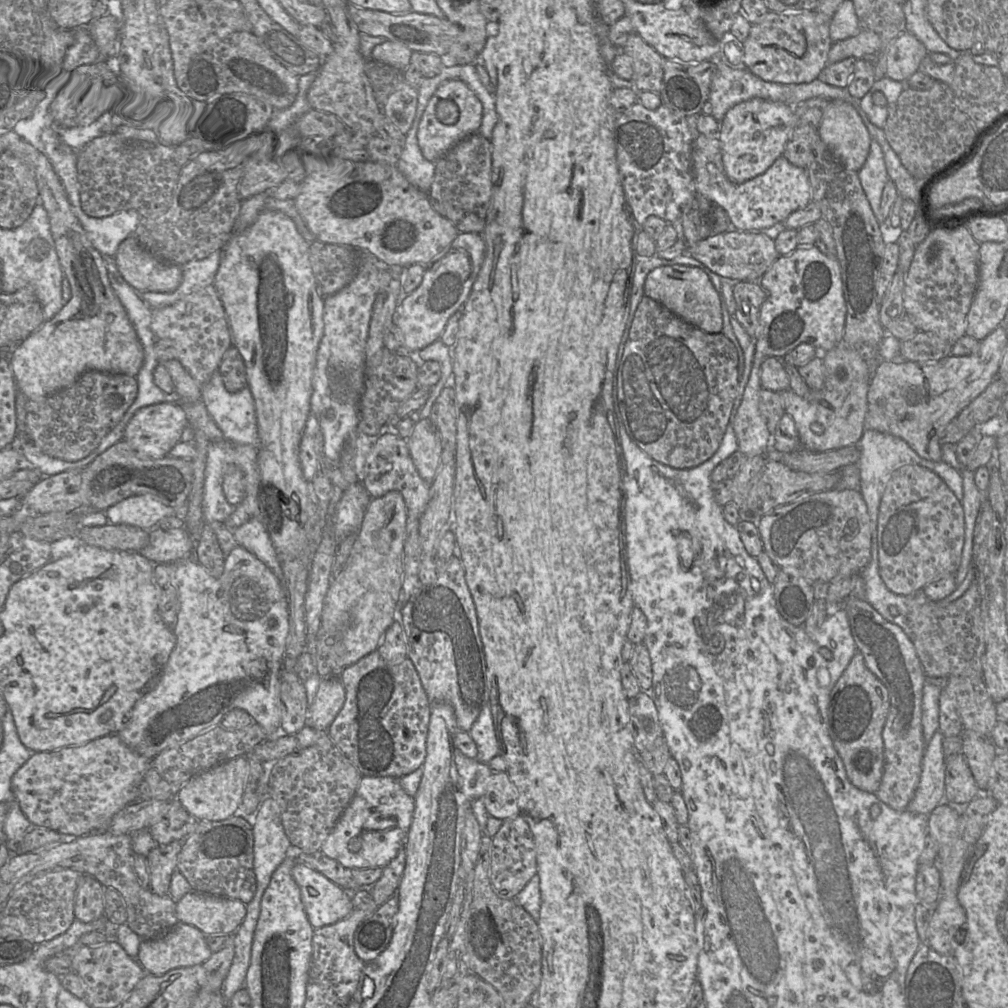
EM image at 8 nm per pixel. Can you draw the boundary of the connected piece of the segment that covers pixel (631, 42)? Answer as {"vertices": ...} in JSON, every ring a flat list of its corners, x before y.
{"vertices":[[639,35,628,38,621,50,633,62,632,84,638,92,659,93,662,90,664,59]]}

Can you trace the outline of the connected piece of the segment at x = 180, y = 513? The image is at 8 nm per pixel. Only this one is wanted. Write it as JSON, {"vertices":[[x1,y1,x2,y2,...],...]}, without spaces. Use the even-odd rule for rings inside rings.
{"vertices":[[142,494,128,497,105,510,111,524,128,524,144,530,157,527,158,522,169,516,184,519,187,506,175,509,161,502,159,496]]}

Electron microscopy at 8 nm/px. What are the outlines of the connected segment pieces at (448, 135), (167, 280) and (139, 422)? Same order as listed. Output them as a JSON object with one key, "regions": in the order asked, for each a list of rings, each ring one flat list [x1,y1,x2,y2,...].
{"regions":[[[446,80,437,87,420,118,416,133,418,147,425,159,436,162,458,142,479,133,481,123,482,104,474,92,463,81]],[[134,235,129,236,119,245,114,256,122,277,137,292,173,292,182,282,180,265,163,261,145,250]],[[168,400,138,409,126,425,123,439,142,459,158,459,166,456,180,441,188,425,186,413,180,403]]]}

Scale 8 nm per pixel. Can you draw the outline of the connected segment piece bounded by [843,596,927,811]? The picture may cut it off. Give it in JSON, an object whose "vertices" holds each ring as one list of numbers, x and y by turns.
{"vertices":[[848,596,843,601,847,612,851,633,857,651,863,657,867,668,886,686,889,692,890,708,882,732,884,744,884,770,876,796,886,805,897,811,906,810,920,781,925,741,922,727,923,688,927,675,916,653,914,642,896,624,884,619,866,600]]}

